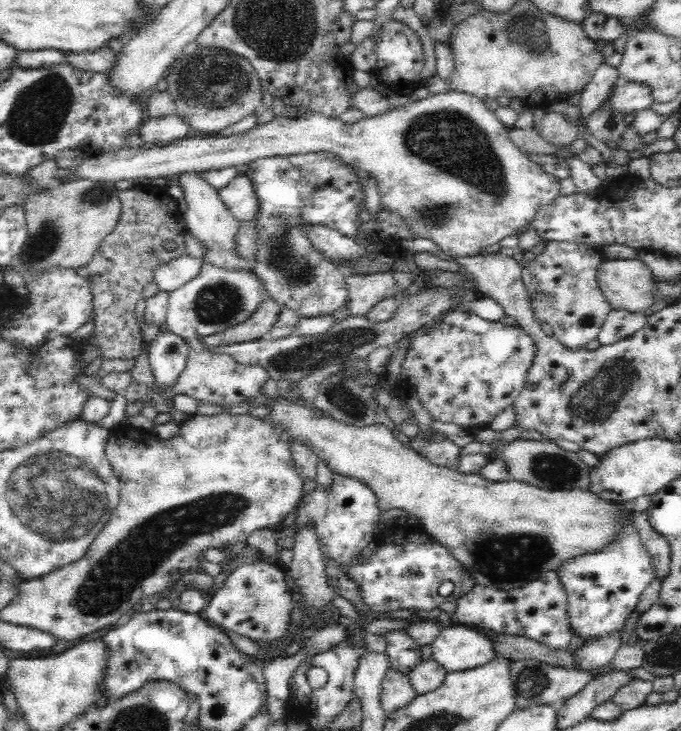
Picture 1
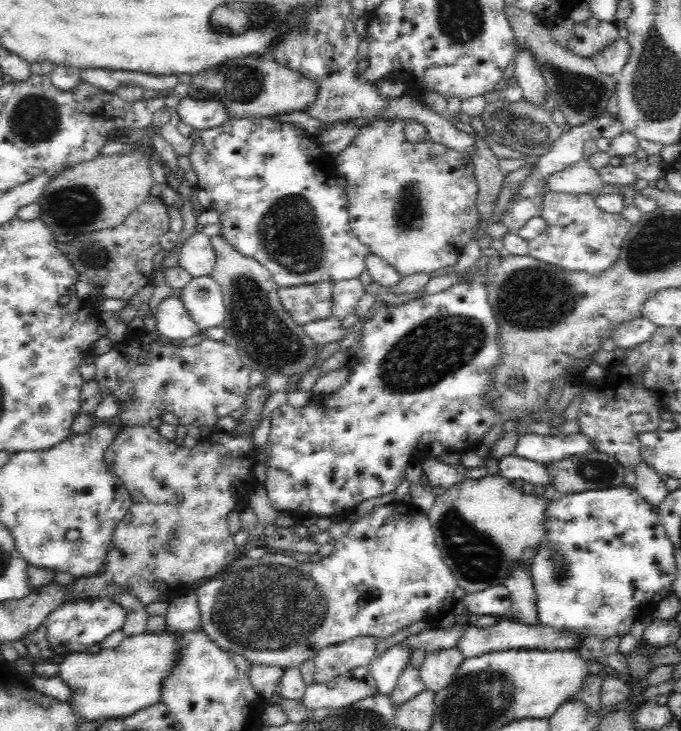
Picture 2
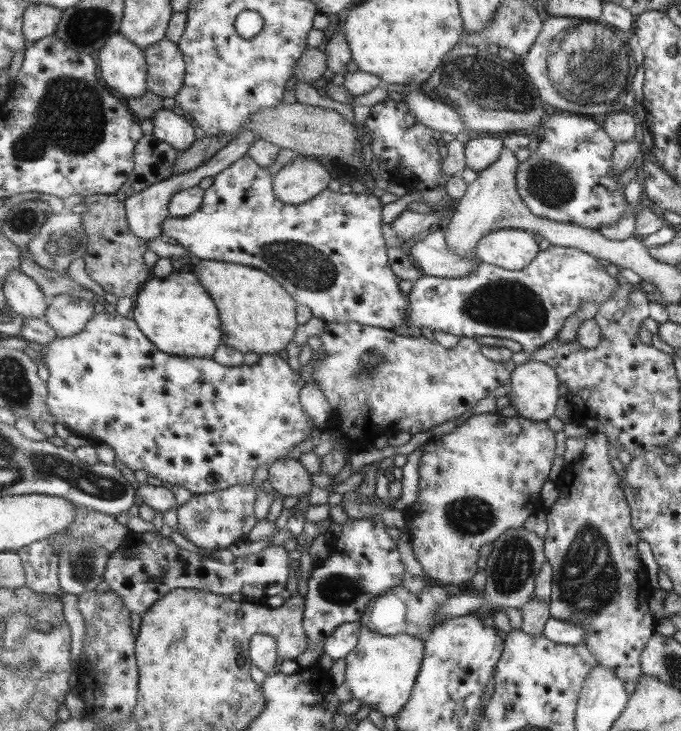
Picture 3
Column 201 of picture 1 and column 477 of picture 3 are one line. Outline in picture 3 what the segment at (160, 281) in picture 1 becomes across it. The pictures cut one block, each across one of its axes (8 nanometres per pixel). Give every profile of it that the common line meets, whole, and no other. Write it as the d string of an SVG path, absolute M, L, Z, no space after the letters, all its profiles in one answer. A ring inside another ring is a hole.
M438 228L429 233L420 241L415 241L406 246L410 260L425 276L437 278L461 278L469 276L479 264L478 259L463 259L453 253L445 239L443 228Z

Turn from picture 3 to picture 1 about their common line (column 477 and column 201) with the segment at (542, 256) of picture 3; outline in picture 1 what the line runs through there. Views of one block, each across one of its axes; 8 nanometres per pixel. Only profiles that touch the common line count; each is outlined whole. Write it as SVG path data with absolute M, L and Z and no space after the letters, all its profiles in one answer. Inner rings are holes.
M203 260L194 278L169 292L167 325L170 332L186 342L198 340L242 324L257 312L266 298L262 279L253 269L224 269Z

